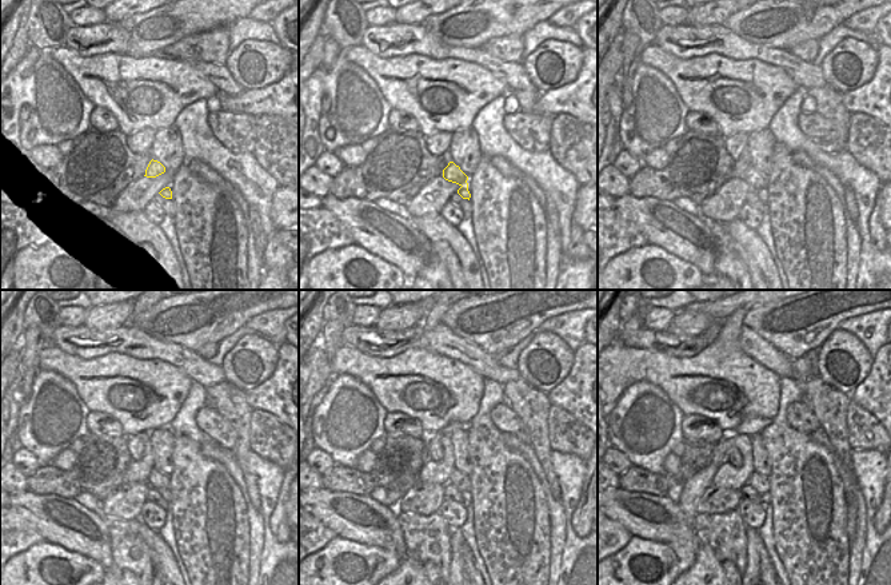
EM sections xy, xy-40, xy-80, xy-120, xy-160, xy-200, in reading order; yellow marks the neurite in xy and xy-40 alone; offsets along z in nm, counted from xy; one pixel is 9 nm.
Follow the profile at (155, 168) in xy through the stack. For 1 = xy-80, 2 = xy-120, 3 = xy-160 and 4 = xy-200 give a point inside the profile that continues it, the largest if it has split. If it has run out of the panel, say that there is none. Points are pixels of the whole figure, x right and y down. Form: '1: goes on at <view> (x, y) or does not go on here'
1: goes on at xy-80 (756, 180)
2: goes on at xy-120 (158, 480)
3: goes on at xy-160 (456, 478)
4: goes on at xy-200 (760, 484)

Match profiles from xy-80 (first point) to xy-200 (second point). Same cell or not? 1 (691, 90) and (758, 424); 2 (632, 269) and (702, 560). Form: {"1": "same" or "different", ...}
{"1": "different", "2": "different"}

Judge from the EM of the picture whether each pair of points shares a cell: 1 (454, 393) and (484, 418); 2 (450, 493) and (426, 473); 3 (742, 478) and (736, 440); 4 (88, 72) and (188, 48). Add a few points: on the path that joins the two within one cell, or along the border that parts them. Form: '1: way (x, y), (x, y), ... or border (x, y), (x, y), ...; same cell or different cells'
1: border (484, 381), (479, 410), (467, 422), (448, 424); different cells
2: border (448, 482), (443, 485); different cells
3: way (746, 469), (746, 449); same cell
4: border (168, 56), (186, 60); different cells

